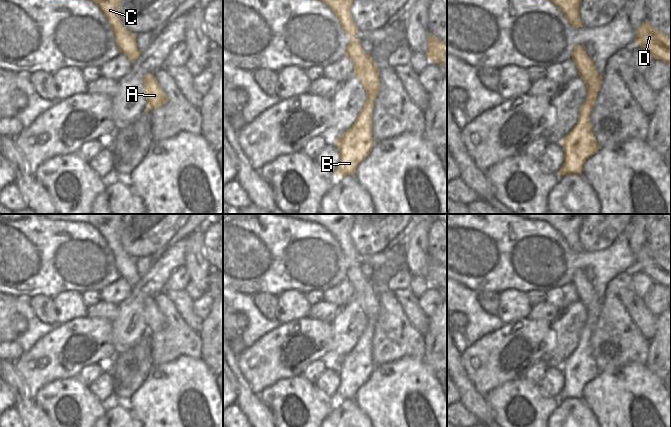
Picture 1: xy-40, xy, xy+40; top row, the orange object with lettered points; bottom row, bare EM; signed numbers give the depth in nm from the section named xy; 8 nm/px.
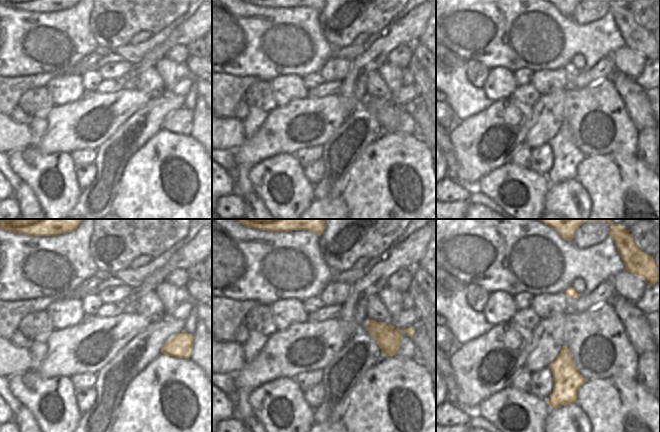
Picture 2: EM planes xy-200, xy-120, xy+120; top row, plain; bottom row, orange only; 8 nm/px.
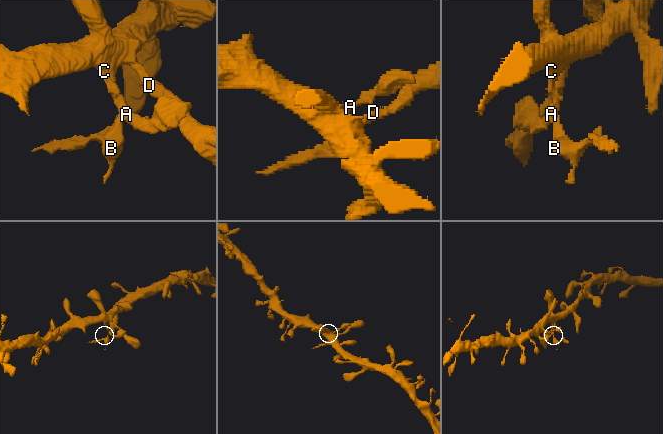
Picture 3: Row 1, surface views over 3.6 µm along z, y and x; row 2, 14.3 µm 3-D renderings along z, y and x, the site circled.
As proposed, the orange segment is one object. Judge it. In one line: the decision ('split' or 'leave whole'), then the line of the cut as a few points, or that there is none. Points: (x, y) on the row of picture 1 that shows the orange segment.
split | xy+40 (587, 88), (596, 96)

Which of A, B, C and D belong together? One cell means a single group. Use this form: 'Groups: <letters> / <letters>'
Groups: A C D / B.

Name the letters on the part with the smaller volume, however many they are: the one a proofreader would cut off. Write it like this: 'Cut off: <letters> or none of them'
Cut off: B

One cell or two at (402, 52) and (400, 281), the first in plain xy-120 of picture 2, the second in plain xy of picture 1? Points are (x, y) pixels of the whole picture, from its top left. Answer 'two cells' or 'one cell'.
one cell

